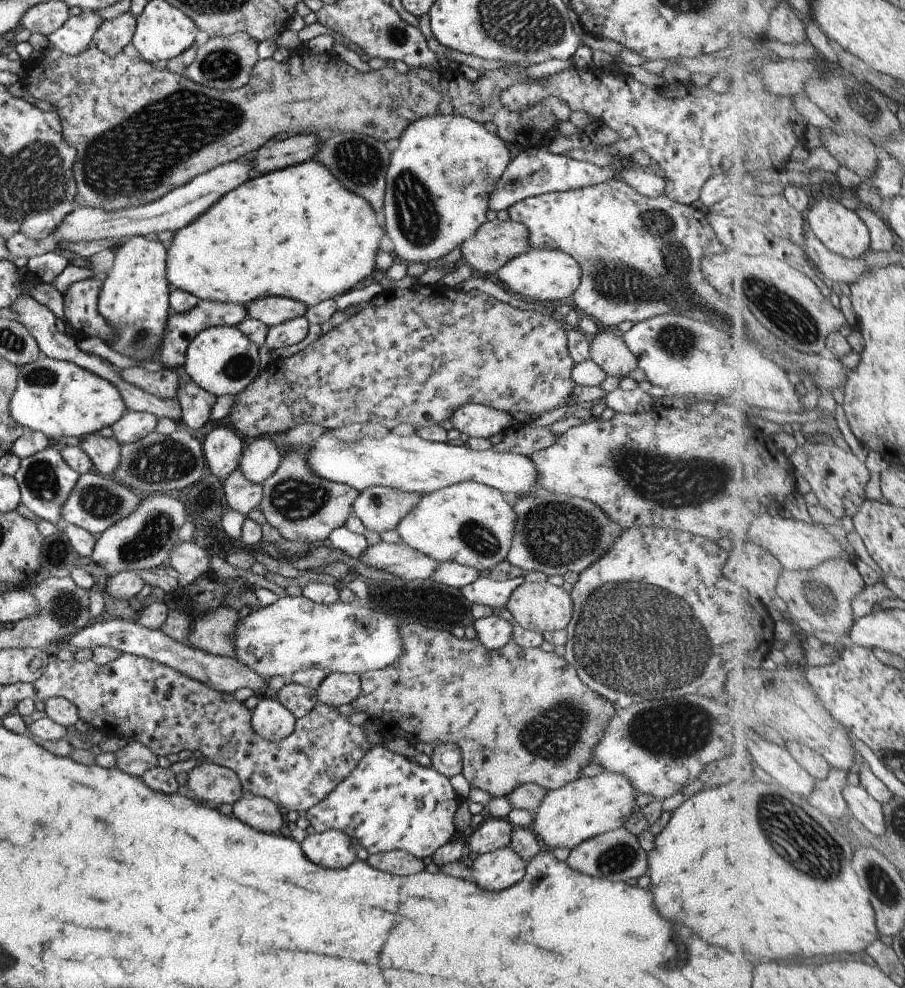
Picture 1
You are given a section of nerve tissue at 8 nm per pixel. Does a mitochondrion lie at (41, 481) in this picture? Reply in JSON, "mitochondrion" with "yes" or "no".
{"mitochondrion":"yes"}

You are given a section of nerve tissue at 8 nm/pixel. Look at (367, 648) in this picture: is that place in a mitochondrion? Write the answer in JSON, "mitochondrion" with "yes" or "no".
{"mitochondrion":"no"}

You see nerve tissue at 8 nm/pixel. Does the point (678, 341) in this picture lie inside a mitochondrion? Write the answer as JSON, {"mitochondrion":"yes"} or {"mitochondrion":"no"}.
{"mitochondrion":"yes"}

